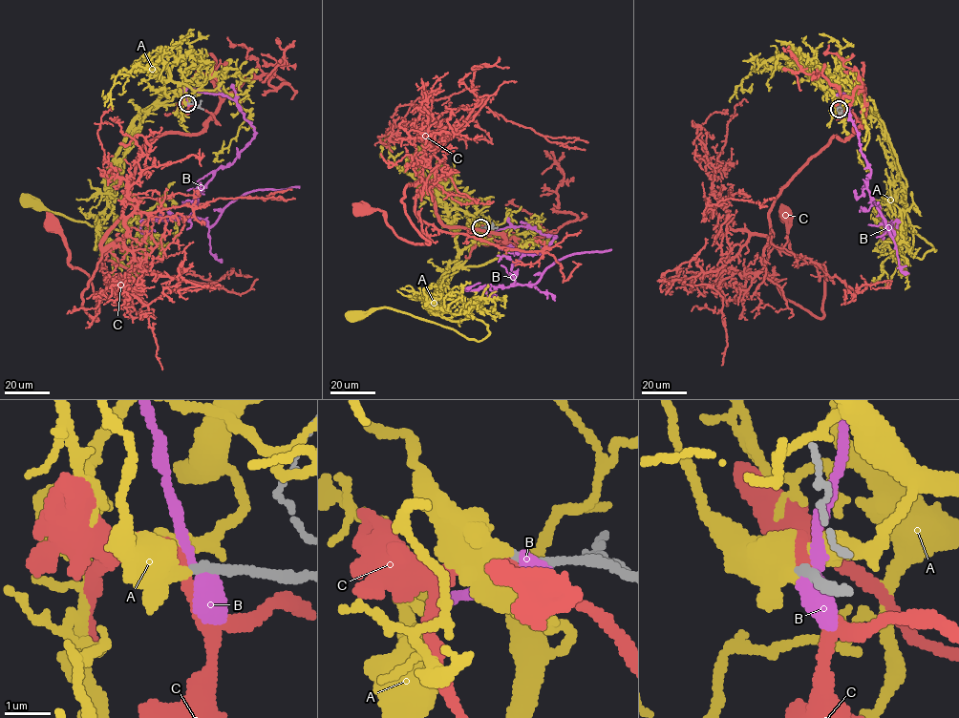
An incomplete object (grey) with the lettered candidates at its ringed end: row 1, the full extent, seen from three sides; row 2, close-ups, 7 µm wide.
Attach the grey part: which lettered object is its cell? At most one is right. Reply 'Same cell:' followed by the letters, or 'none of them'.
Same cell: none of them

